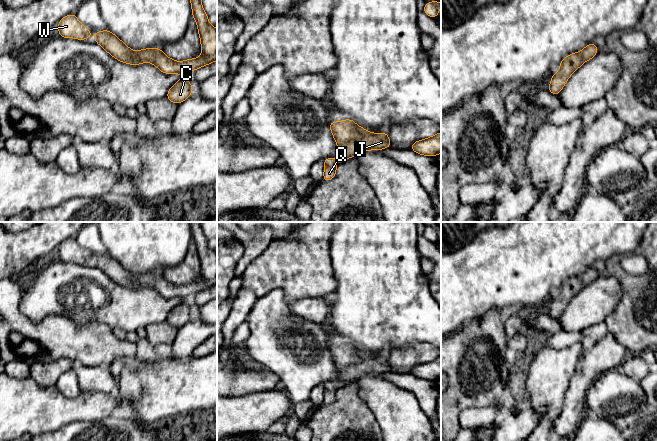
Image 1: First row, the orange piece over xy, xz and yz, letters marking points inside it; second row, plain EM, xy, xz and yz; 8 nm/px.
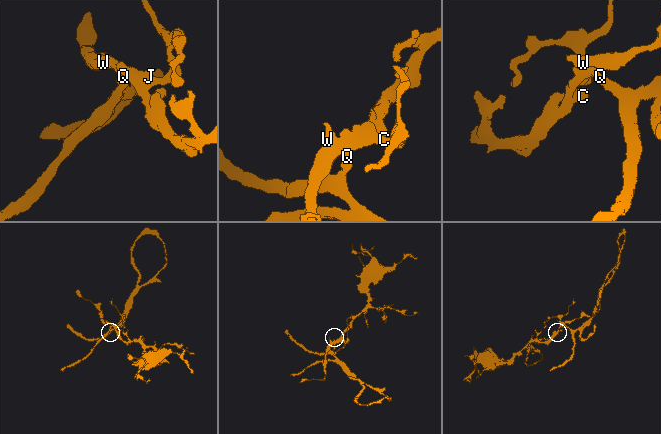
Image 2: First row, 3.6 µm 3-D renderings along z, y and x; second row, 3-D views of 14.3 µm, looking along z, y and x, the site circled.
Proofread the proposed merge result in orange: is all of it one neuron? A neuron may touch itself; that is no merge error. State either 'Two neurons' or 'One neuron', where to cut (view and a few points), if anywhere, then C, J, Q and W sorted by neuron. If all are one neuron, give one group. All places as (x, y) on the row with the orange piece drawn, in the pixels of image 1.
One neuron. No split. Groups: C J Q W

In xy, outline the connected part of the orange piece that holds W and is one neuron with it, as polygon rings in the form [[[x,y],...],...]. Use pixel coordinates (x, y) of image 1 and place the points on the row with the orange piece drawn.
[[[75,13],[63,17],[58,22],[59,36],[62,38],[74,37],[78,40],[86,40],[92,34],[77,19]]]

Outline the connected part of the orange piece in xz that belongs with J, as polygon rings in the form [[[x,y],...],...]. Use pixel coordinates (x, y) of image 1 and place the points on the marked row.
[[[347,119],[339,122],[328,123],[336,144],[339,146],[338,157],[347,160],[366,150],[381,150],[392,147],[387,132],[382,134],[370,133],[364,128],[357,126],[354,120]]]

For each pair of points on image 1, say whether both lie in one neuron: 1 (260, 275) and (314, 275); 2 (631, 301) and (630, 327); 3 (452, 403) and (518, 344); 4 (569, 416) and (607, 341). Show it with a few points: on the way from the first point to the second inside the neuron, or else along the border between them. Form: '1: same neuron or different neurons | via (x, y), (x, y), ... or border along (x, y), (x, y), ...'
1: same neuron | via (273, 274), (301, 274)
2: same neuron | via (631, 307), (631, 321)
3: different neurons | border along (506, 339), (507, 345)
4: same neuron | via (575, 397), (578, 385), (599, 360)

